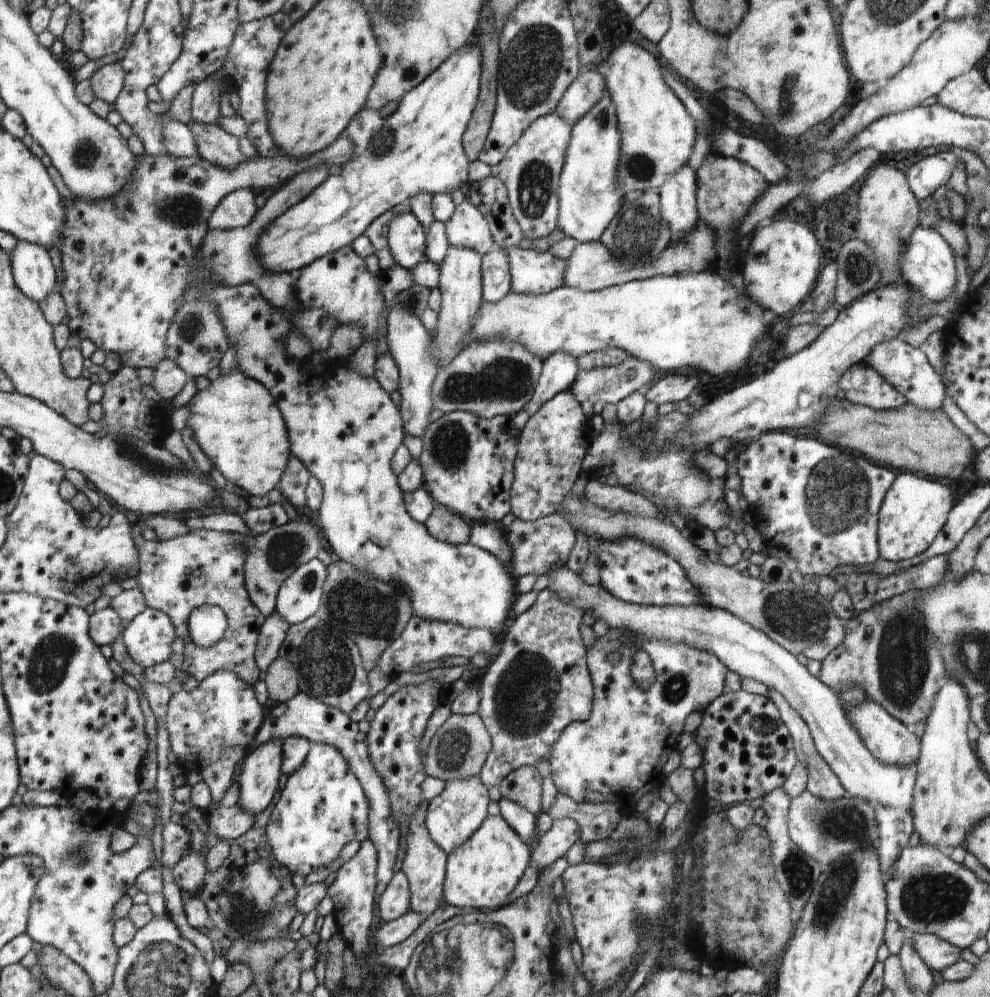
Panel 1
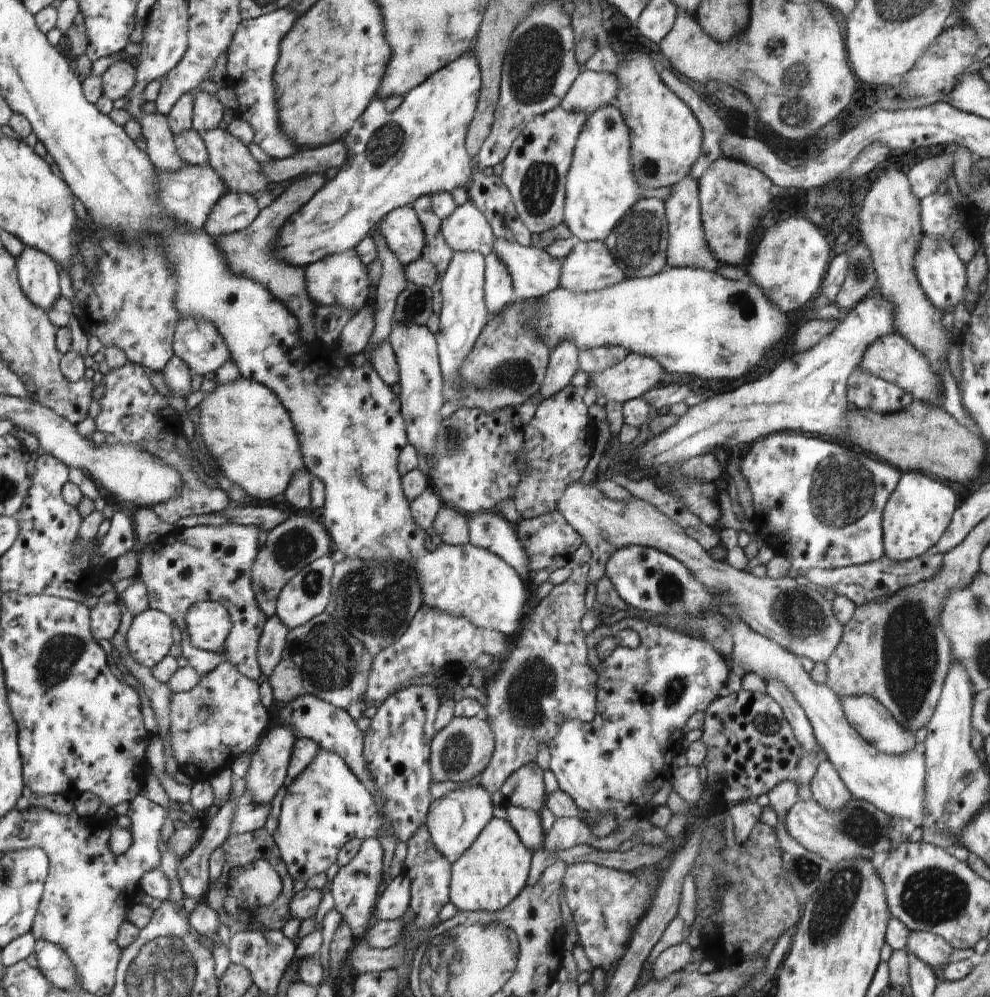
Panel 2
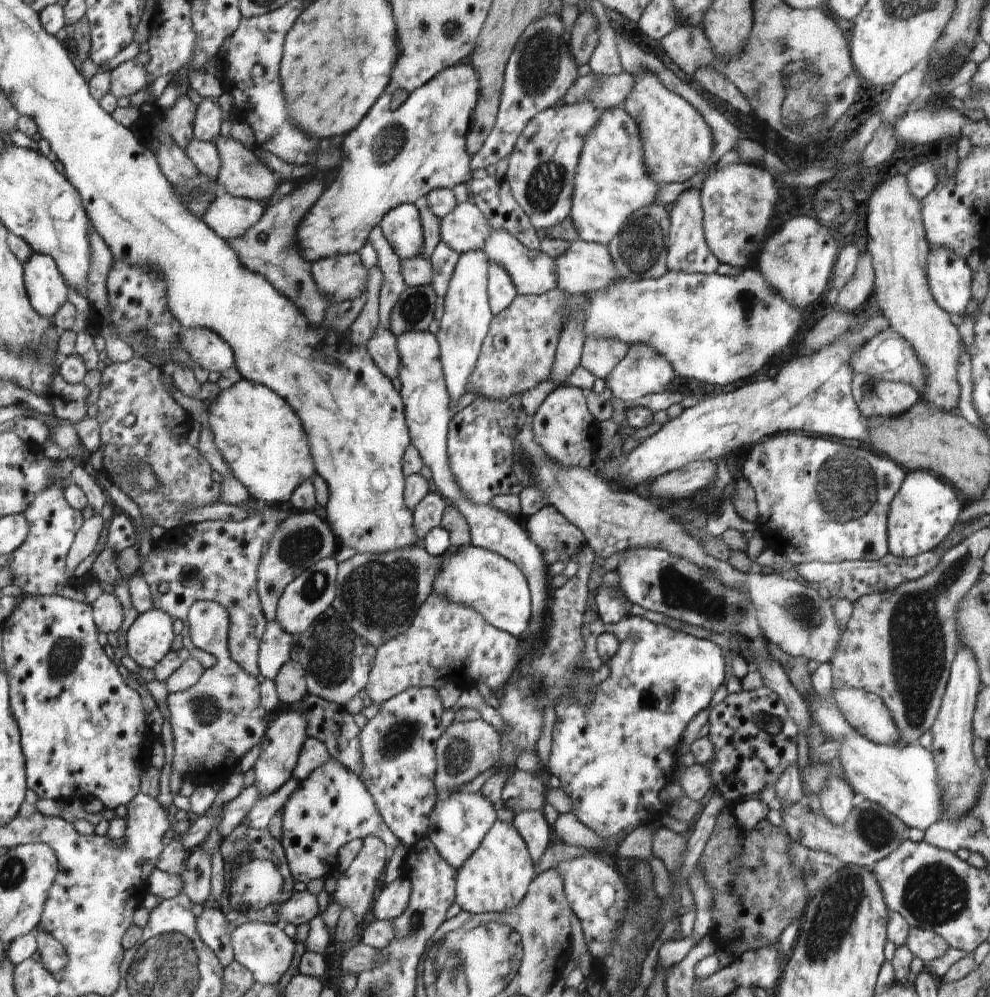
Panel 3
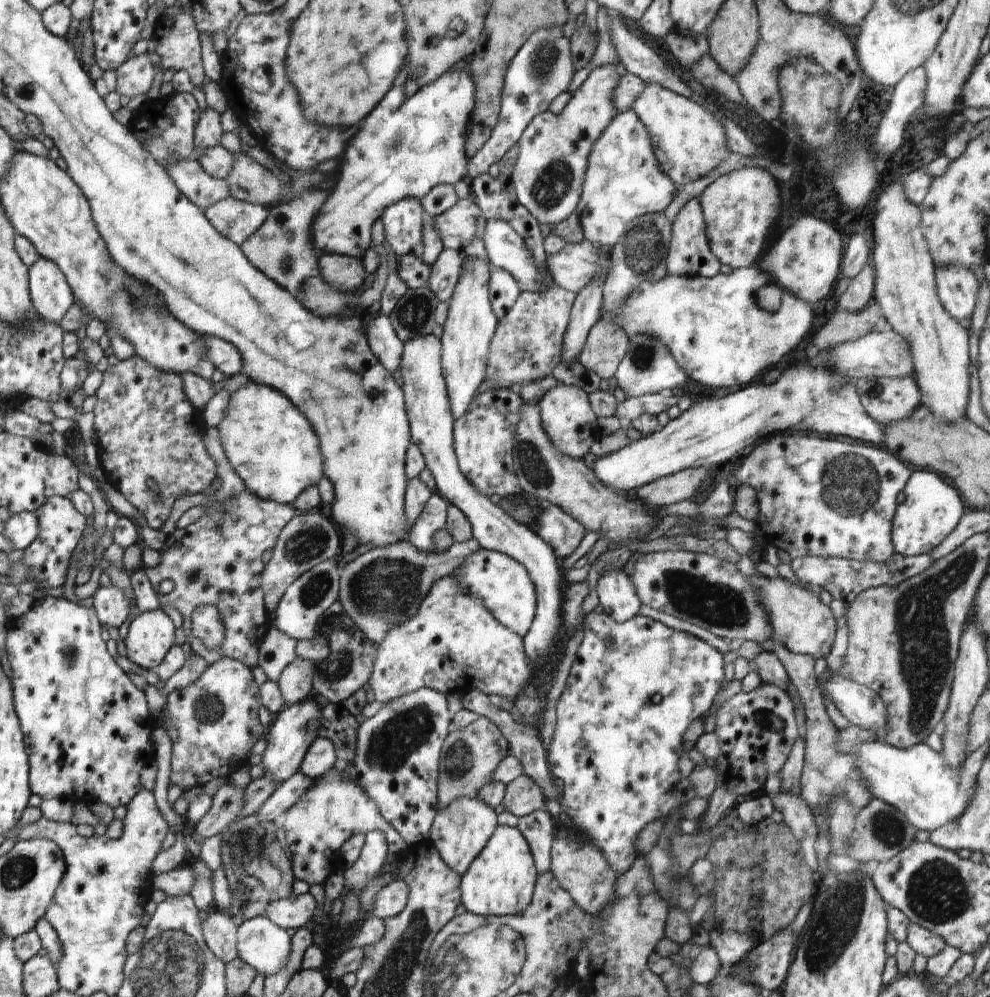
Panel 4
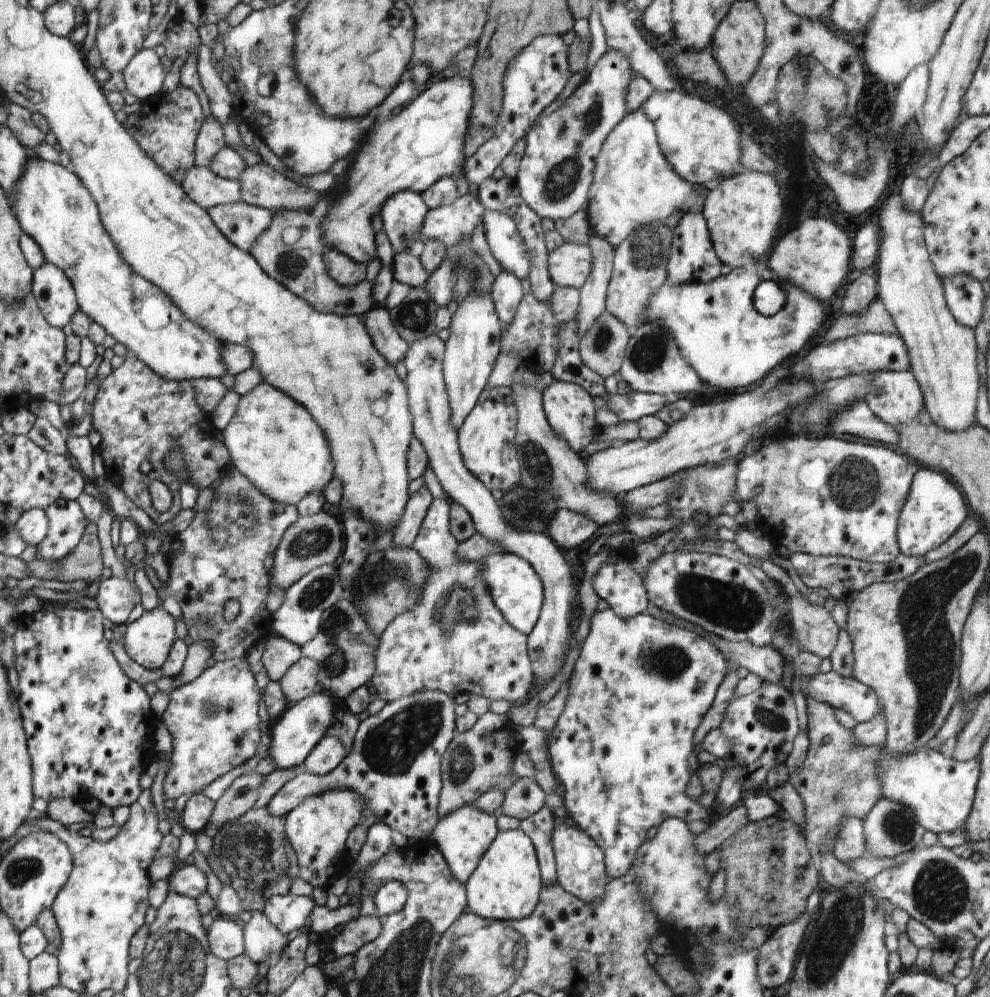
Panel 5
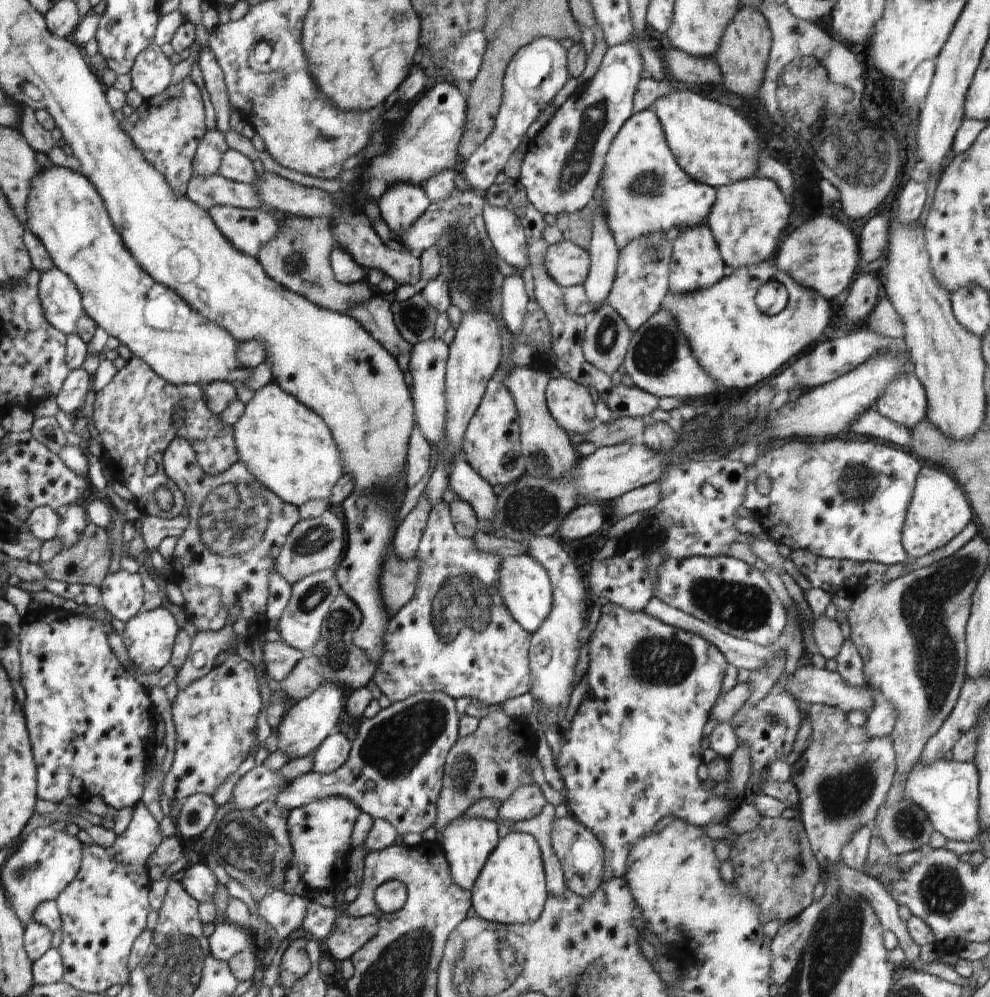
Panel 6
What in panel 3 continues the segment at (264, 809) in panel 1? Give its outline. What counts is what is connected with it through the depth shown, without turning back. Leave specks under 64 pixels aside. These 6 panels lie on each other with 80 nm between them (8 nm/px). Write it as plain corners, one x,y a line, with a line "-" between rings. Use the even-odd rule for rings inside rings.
285,707
273,715
269,730
265,734
265,741
261,742
261,752
253,766
253,785
262,797
276,793
293,776
306,737
308,737
307,720
294,707

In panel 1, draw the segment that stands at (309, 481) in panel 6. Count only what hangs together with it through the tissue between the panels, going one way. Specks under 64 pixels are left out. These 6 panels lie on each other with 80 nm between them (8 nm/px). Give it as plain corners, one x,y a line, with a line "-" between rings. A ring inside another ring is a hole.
234,370
230,374
220,375
207,388
199,390
189,401
186,401
190,416
186,424
192,430
193,437
211,460
213,473
221,480
228,480
250,496
264,496
273,488
280,485
285,466
289,464
292,455
292,445
289,441
288,427
286,426
281,409
270,391
257,379

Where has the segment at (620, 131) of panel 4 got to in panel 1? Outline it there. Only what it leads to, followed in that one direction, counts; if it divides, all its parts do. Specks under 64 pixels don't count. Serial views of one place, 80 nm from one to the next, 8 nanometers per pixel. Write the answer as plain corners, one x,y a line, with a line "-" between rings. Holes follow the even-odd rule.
604,93
600,100
597,100
594,103
594,106
591,106
591,109
583,114
583,117
576,122
574,125
574,142
570,142
570,150
566,152
566,170
561,170
562,173
562,190
557,190
557,194
562,194
562,210
559,210
557,218
557,228
565,232
566,237
572,237
578,243
600,241
601,234
605,232
609,224
612,222
613,218
616,217
616,214
621,210
622,197
624,192
618,186
618,180
616,178
616,167
618,166
618,157
619,157
619,146
620,146
620,133
618,130
618,119
617,112
615,109
615,104
612,102
609,93

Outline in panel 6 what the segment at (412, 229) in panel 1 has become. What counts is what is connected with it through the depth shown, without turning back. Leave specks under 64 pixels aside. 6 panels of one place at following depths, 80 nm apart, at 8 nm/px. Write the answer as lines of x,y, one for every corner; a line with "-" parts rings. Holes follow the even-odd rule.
396,183
385,190
377,205
381,218
396,240
396,237
404,234
414,221
420,220
431,204
423,186

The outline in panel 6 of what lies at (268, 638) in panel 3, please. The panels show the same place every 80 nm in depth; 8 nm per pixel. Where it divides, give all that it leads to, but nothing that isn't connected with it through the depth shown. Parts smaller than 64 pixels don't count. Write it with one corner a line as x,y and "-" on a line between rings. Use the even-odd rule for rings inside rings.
266,641
263,644
263,661
270,679
281,683
306,654
282,641

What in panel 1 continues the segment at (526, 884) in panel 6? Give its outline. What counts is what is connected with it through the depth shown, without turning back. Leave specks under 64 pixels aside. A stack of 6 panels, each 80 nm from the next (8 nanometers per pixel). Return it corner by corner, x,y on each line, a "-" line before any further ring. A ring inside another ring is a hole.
490,815
486,826
466,842
448,854
445,866
444,898
448,904
474,910
494,910
505,904
506,897
519,883
524,868
532,860
531,850
520,835
502,818

